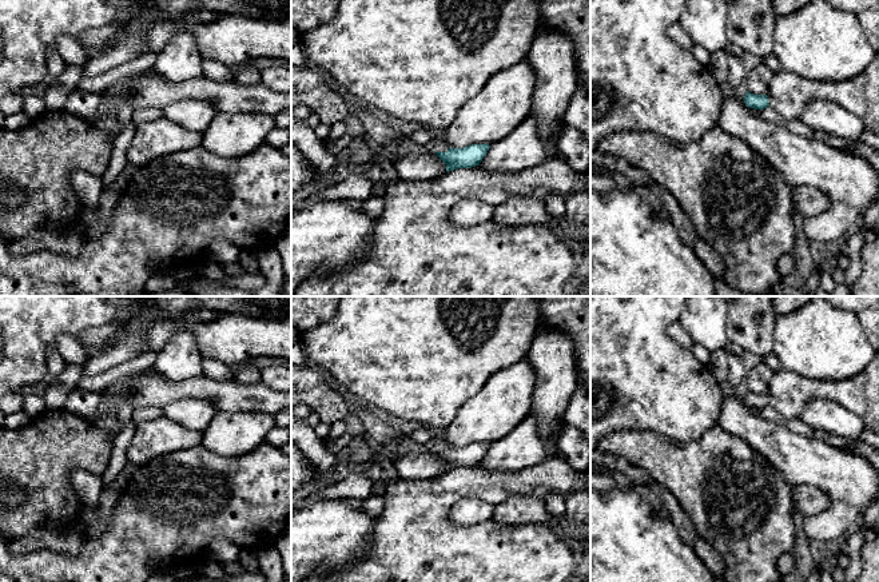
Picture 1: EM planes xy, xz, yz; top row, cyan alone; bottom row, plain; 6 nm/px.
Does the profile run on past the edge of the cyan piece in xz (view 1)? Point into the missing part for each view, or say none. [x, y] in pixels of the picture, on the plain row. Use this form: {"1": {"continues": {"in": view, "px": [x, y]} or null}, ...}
{"1": {"continues": null}}

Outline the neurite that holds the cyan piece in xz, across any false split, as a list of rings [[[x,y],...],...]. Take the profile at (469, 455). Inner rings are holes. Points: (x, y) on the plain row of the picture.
[[[472,443],[464,447],[449,447],[446,451],[435,450],[435,453],[446,463],[448,471],[478,465],[489,447],[489,443]]]

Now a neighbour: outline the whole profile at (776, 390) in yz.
[[[879,352],[858,375],[842,380],[807,379],[788,370],[773,372],[767,391],[769,406],[785,418],[800,418],[806,402],[827,399],[862,418],[879,434]]]

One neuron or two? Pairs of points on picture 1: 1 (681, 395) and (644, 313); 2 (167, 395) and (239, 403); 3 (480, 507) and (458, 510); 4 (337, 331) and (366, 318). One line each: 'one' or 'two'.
1: one
2: one
3: one
4: one

